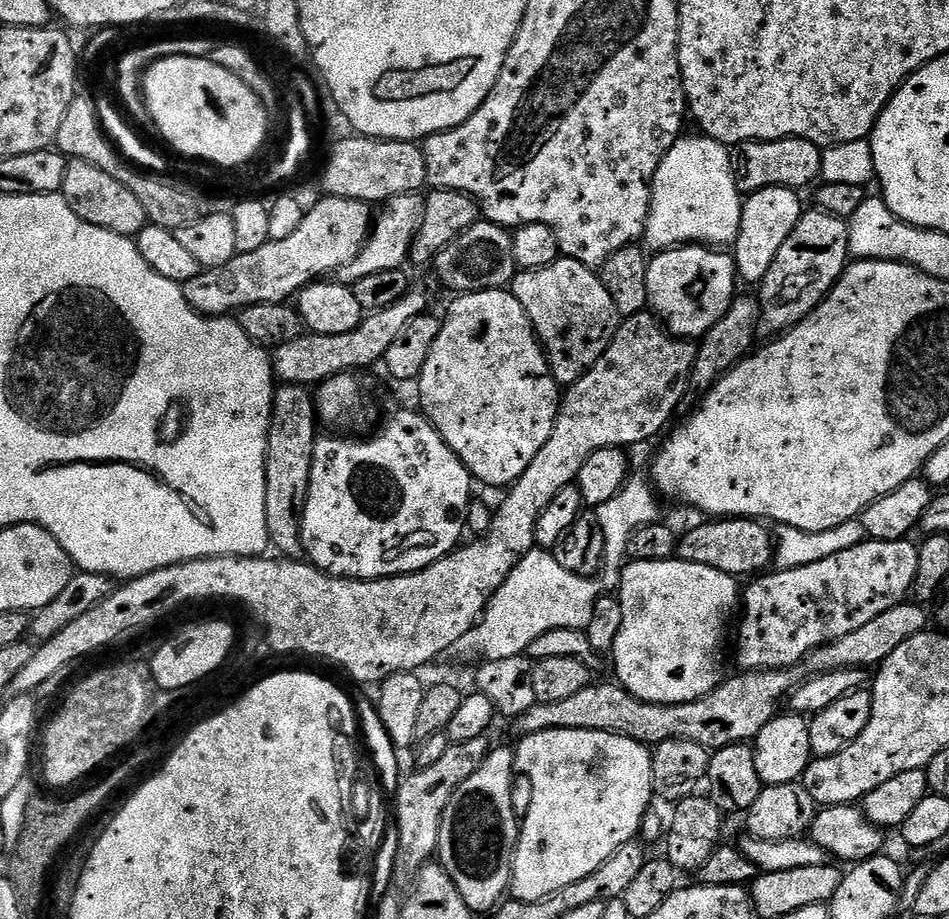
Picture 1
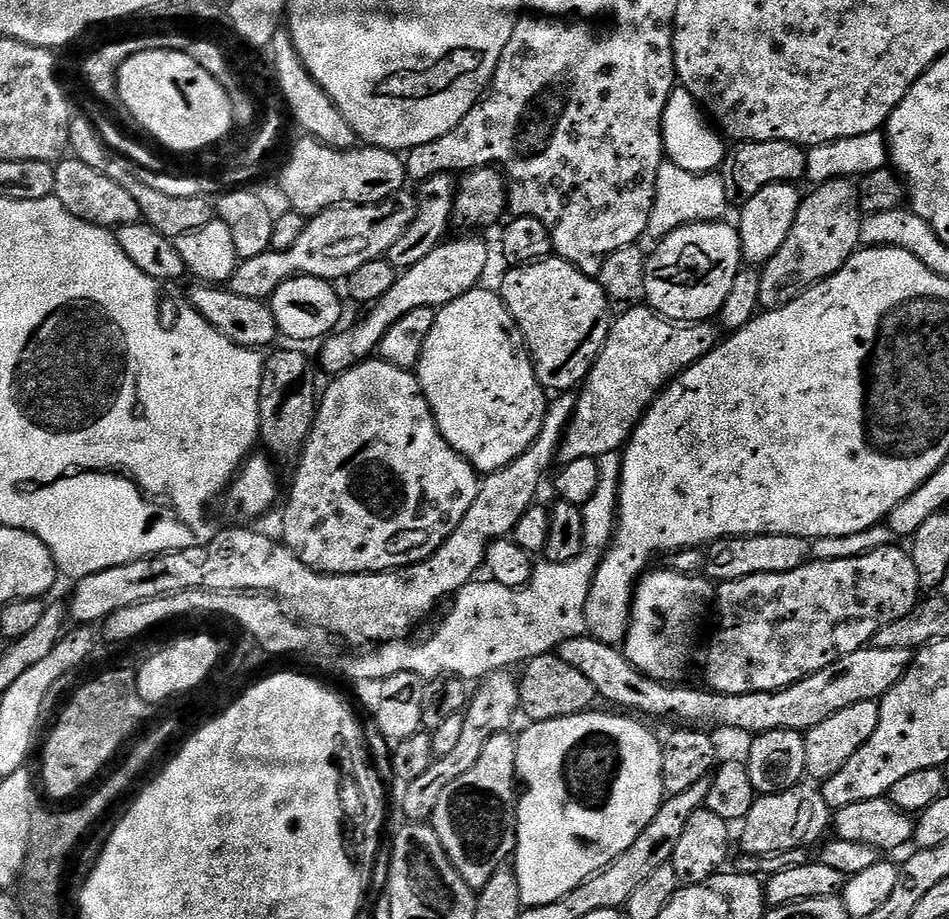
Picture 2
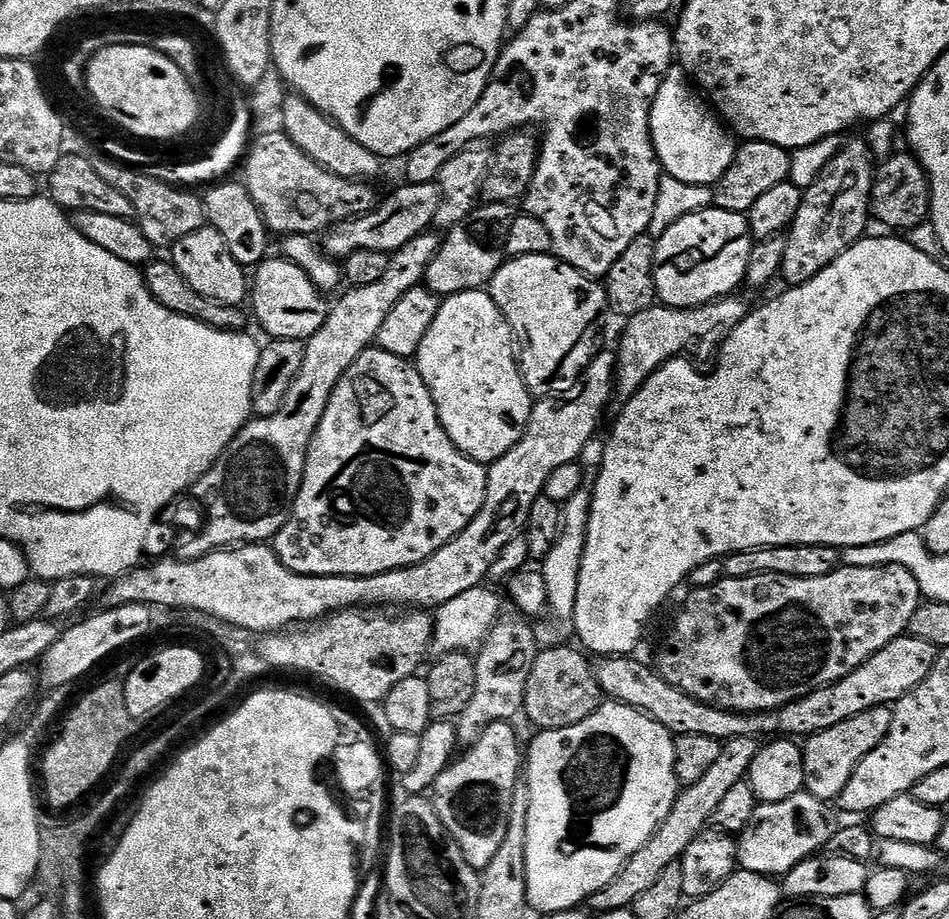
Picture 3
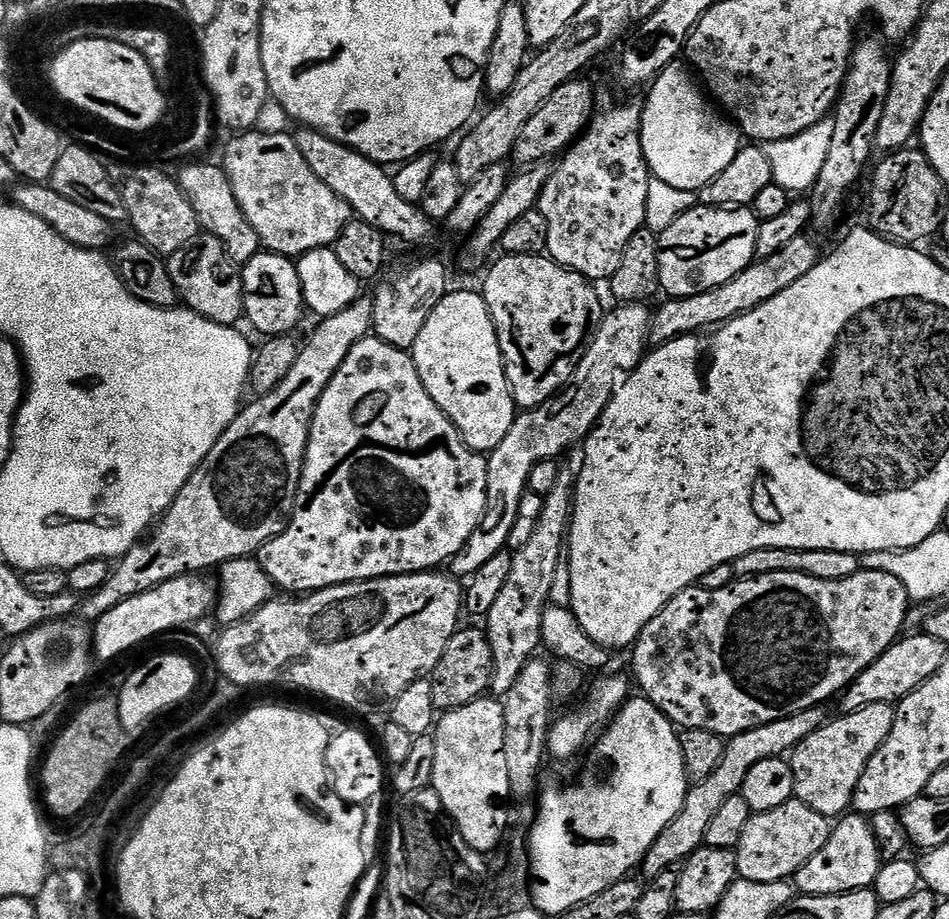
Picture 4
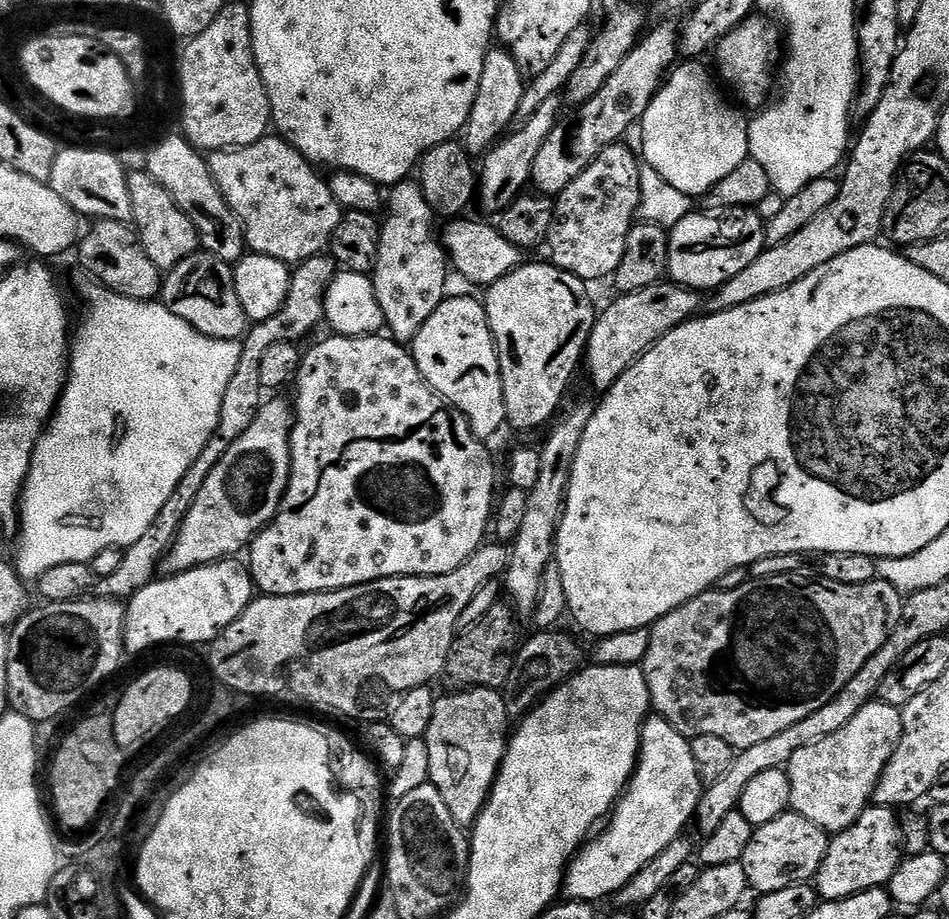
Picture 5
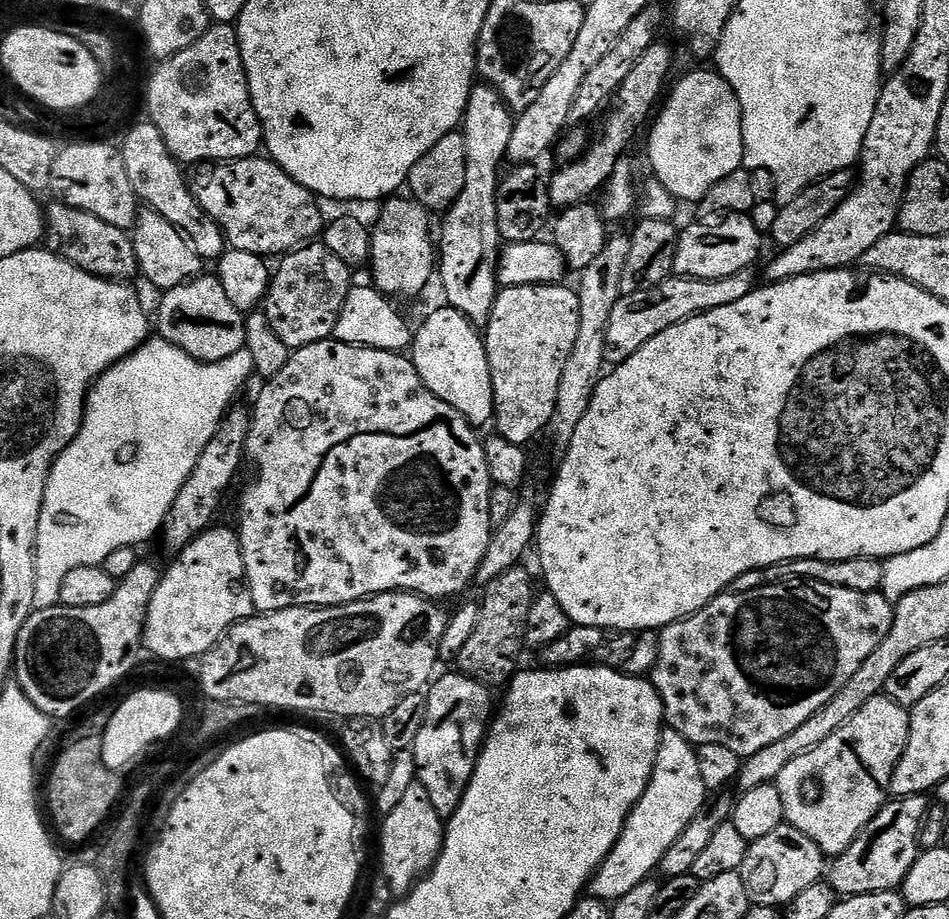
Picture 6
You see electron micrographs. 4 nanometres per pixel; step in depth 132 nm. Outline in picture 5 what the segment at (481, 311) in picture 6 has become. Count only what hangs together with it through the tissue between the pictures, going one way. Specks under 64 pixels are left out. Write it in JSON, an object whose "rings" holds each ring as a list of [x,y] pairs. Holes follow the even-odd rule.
{"rings":[[[489,47],[482,66],[482,82],[478,86],[478,94],[474,94],[474,106],[462,133],[462,143],[469,156],[480,158],[491,152],[501,137],[517,123],[516,115],[518,106],[522,106],[525,87],[526,78],[507,48]]]}

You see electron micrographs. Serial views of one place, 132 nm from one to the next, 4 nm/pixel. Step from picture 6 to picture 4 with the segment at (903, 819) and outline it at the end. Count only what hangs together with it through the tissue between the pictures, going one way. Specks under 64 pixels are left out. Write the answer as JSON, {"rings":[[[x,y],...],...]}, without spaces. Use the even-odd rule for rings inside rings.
{"rings":[[[848,814],[833,827],[826,846],[822,846],[822,850],[818,850],[810,862],[797,870],[794,888],[805,896],[837,896],[843,892],[872,888],[880,873],[881,863],[880,843],[876,841],[869,817]]]}

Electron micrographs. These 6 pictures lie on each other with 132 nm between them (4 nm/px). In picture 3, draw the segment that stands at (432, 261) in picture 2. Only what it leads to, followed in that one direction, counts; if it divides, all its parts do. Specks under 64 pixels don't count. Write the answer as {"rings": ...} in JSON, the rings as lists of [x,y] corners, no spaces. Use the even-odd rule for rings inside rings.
{"rings":[[[485,203],[474,214],[470,214],[466,222],[450,229],[443,237],[434,262],[426,270],[423,278],[426,287],[437,296],[447,298],[463,292],[475,292],[487,286],[506,259],[504,247],[514,219],[511,210],[508,204]]]}

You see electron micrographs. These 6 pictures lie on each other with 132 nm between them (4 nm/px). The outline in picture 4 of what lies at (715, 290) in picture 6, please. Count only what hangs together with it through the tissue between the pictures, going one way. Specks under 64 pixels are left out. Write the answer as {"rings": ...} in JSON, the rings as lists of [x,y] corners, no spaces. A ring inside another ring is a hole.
{"rings":[[[647,303],[620,304],[613,312],[611,309],[601,322],[600,329],[592,339],[592,345],[586,350],[582,362],[578,362],[576,373],[572,375],[568,387],[551,400],[539,404],[537,408],[521,411],[517,415],[514,426],[510,428],[510,434],[502,438],[502,446],[498,446],[488,456],[488,512],[482,518],[478,530],[470,534],[470,542],[466,542],[466,546],[462,546],[460,553],[450,562],[451,575],[457,578],[471,578],[478,570],[482,570],[482,566],[486,566],[486,562],[490,562],[490,558],[494,558],[494,554],[508,548],[510,530],[514,530],[514,522],[518,522],[518,510],[522,506],[524,493],[529,491],[528,479],[534,466],[538,466],[538,462],[543,460],[556,460],[567,448],[574,447],[576,443],[577,447],[587,440],[596,423],[600,421],[606,406],[611,402],[613,394],[616,393],[622,374],[634,371],[644,359],[650,344],[654,317],[653,309],[648,307]]]}

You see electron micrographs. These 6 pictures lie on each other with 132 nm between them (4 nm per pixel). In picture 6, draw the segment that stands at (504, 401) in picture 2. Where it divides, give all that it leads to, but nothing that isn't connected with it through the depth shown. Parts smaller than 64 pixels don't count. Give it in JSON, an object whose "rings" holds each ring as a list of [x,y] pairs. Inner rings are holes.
{"rings":[[[441,306],[437,312],[425,318],[420,329],[415,329],[410,345],[410,359],[424,385],[435,396],[442,398],[442,402],[454,406],[454,410],[469,420],[473,428],[480,430],[483,424],[493,423],[496,407],[484,336],[476,332],[479,332],[477,325],[471,324],[458,310]]]}

